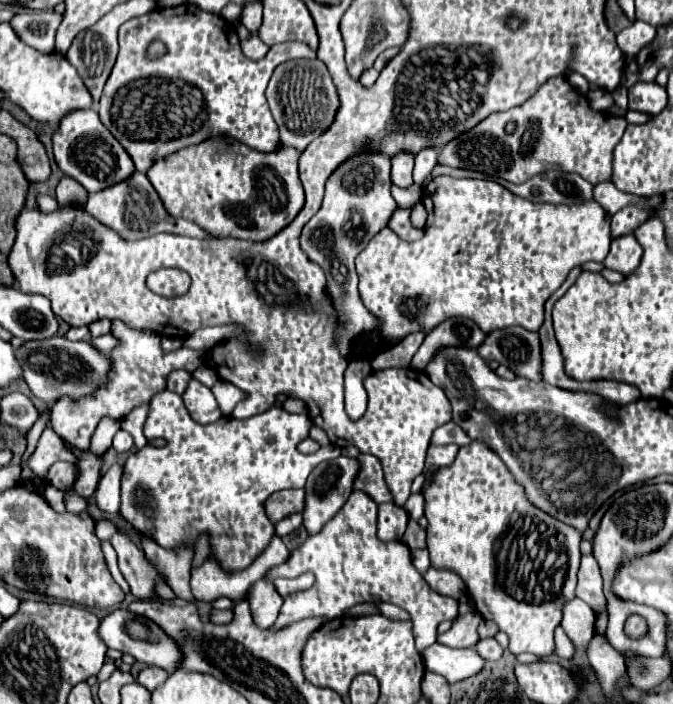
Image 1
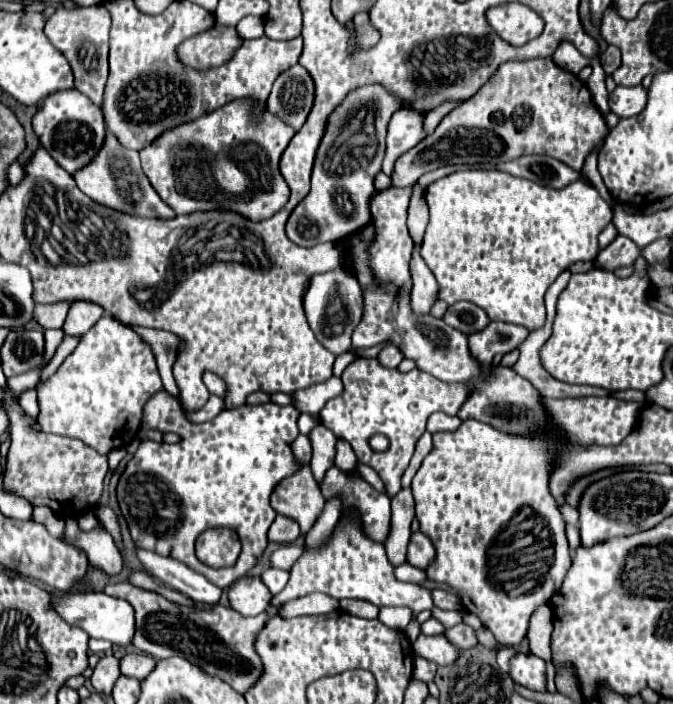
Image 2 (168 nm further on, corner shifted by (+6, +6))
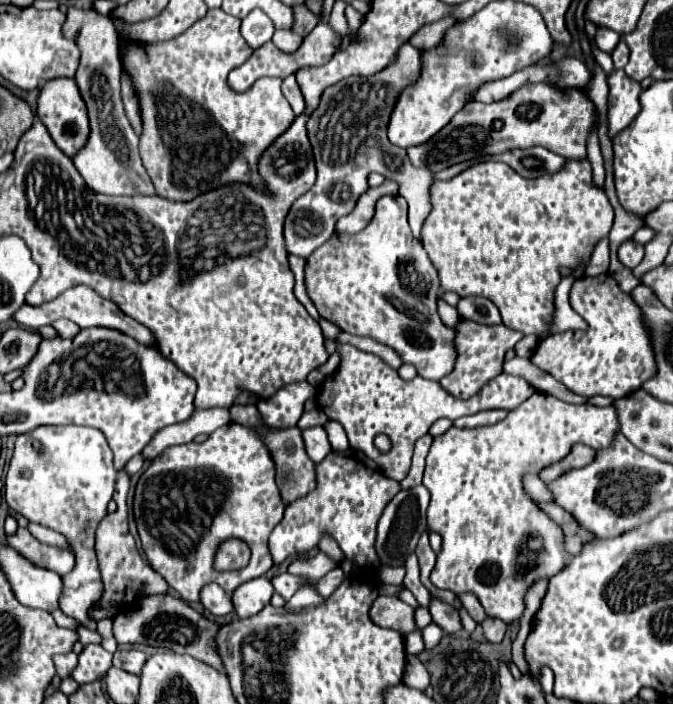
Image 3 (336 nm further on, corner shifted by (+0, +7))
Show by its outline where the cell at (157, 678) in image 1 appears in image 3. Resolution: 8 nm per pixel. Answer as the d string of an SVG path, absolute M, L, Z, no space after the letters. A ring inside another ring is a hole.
M118 650L114 654L114 666L120 670L126 670L130 674L136 674L136 676L140 674L146 660L148 660L148 656L138 650Z

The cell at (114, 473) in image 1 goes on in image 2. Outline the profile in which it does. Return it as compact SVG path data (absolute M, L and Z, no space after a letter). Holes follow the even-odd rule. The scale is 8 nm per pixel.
M136 547L140 563L146 567L146 571L164 581L168 587L174 587L176 591L184 593L186 597L194 599L196 603L208 603L214 605L222 597L222 589L212 585L204 575L198 575L190 567L182 565L180 561L170 561L160 557L158 553L146 551L142 547Z

